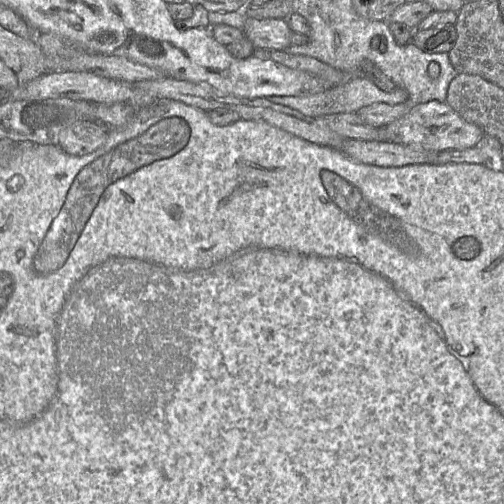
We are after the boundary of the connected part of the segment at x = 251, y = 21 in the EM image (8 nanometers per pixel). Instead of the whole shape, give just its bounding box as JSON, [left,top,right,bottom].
[242,17,292,50]

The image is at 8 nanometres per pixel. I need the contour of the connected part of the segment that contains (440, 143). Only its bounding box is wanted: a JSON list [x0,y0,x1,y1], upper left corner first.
[383,100,484,151]

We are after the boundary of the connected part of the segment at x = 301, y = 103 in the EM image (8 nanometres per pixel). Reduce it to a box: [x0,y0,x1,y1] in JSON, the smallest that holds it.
[267,75,408,117]

